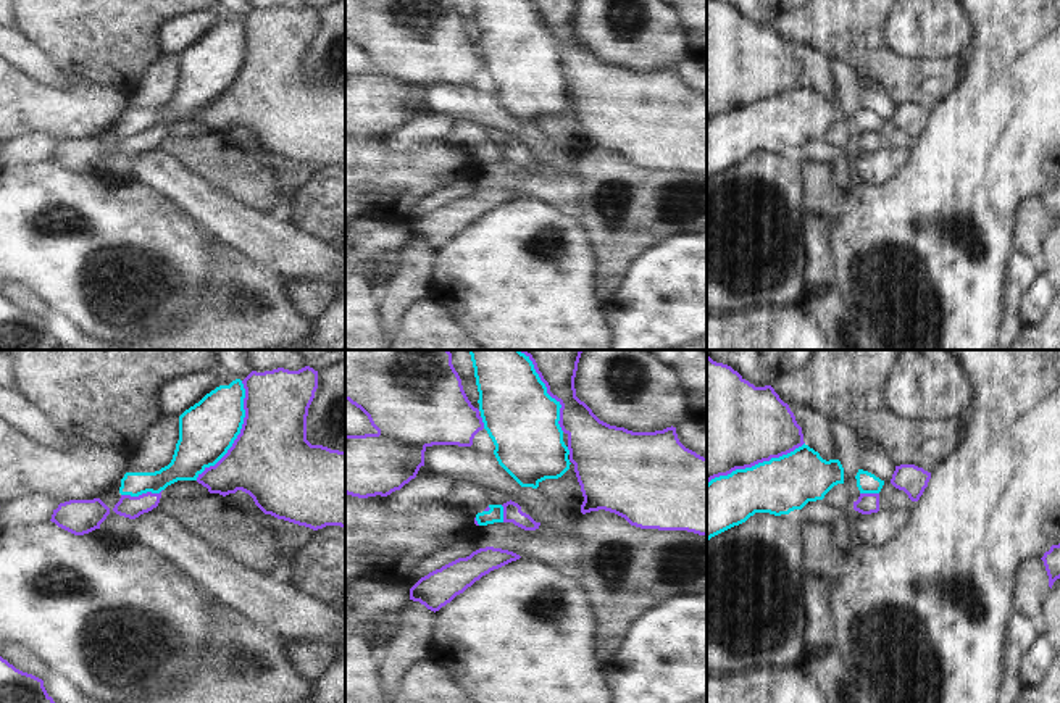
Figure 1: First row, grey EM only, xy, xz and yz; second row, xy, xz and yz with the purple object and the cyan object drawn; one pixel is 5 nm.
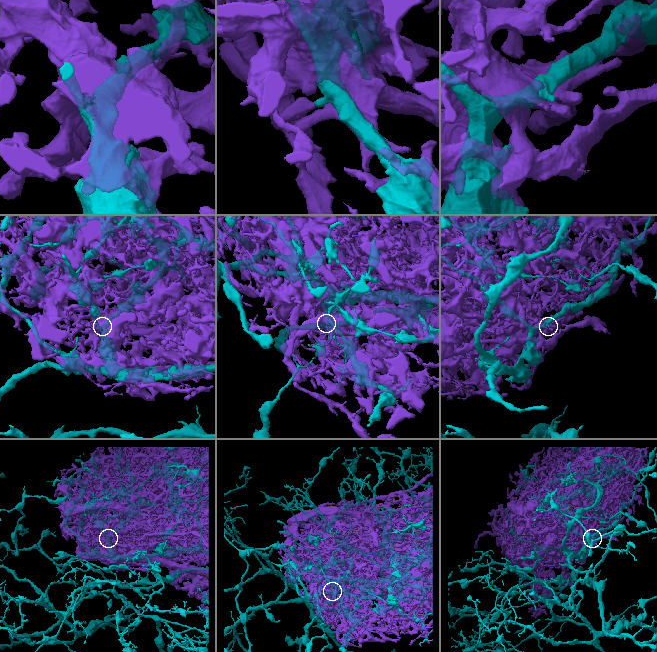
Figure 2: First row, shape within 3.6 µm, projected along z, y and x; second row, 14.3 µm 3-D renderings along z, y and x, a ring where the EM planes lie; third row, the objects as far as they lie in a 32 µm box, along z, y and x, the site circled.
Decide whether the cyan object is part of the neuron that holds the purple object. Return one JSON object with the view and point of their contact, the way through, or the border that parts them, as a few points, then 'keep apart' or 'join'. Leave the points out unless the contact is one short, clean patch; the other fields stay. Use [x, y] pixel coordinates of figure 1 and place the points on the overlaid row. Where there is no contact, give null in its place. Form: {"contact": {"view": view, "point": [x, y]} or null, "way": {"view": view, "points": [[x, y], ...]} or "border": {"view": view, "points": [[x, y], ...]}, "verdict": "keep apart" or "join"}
{"contact": {"view": "xy", "point": [241, 432]}, "verdict": "keep apart"}

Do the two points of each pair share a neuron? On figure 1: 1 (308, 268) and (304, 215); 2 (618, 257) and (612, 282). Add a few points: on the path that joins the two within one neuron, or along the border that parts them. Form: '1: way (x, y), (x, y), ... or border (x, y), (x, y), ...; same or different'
1: border (287, 223), (328, 244); different
2: way (613, 263), (612, 276); same

